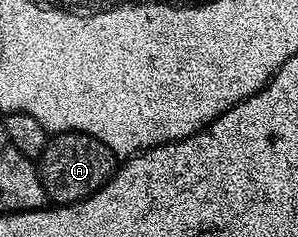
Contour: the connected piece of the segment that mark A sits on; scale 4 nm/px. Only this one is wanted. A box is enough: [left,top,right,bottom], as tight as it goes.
[38,133,118,205]

